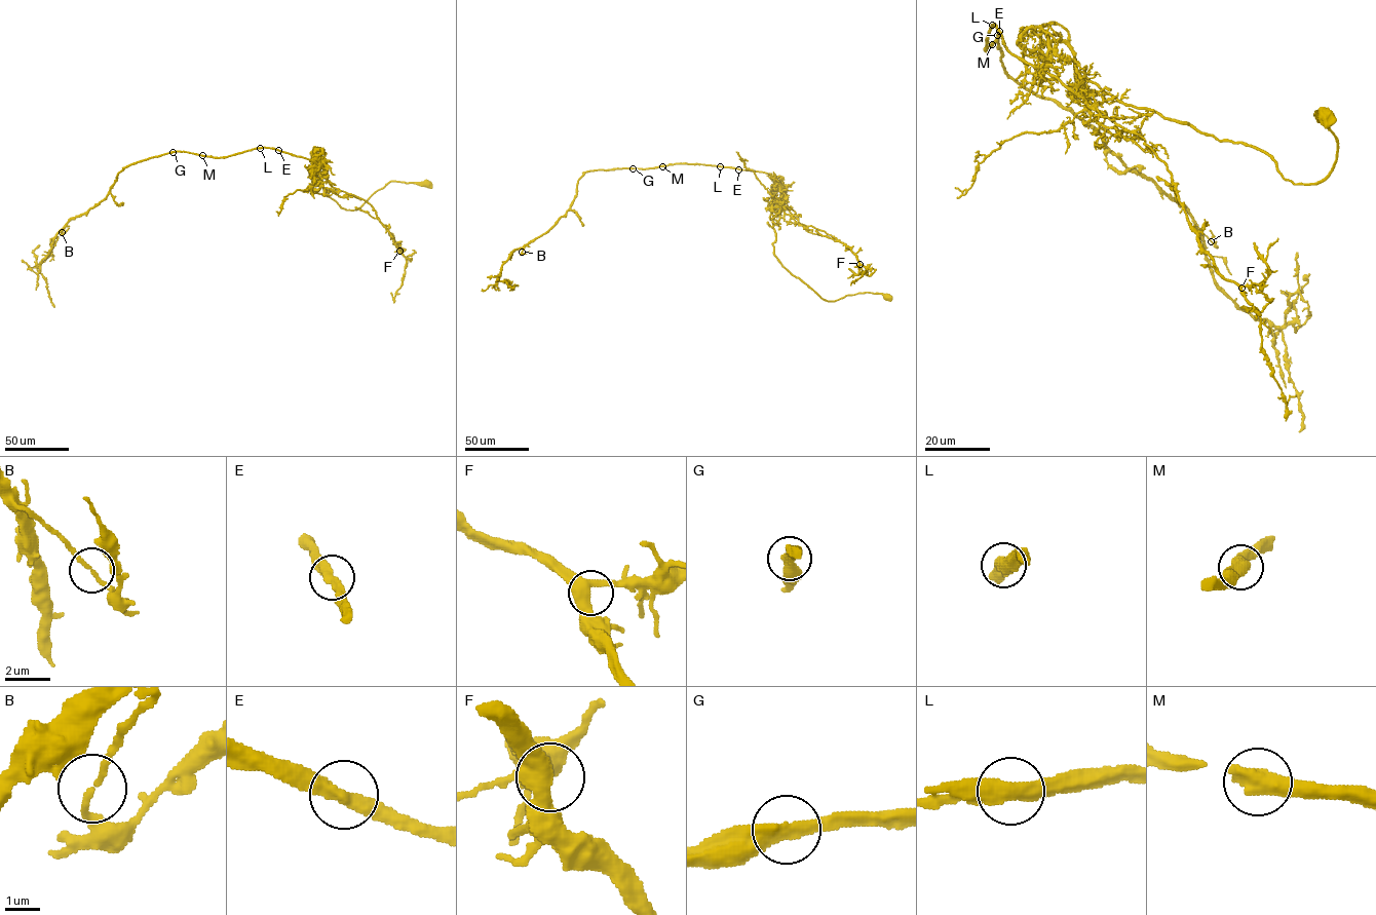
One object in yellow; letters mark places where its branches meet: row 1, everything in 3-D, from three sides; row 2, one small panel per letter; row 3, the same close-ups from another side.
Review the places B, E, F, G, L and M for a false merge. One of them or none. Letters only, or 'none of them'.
none of them

